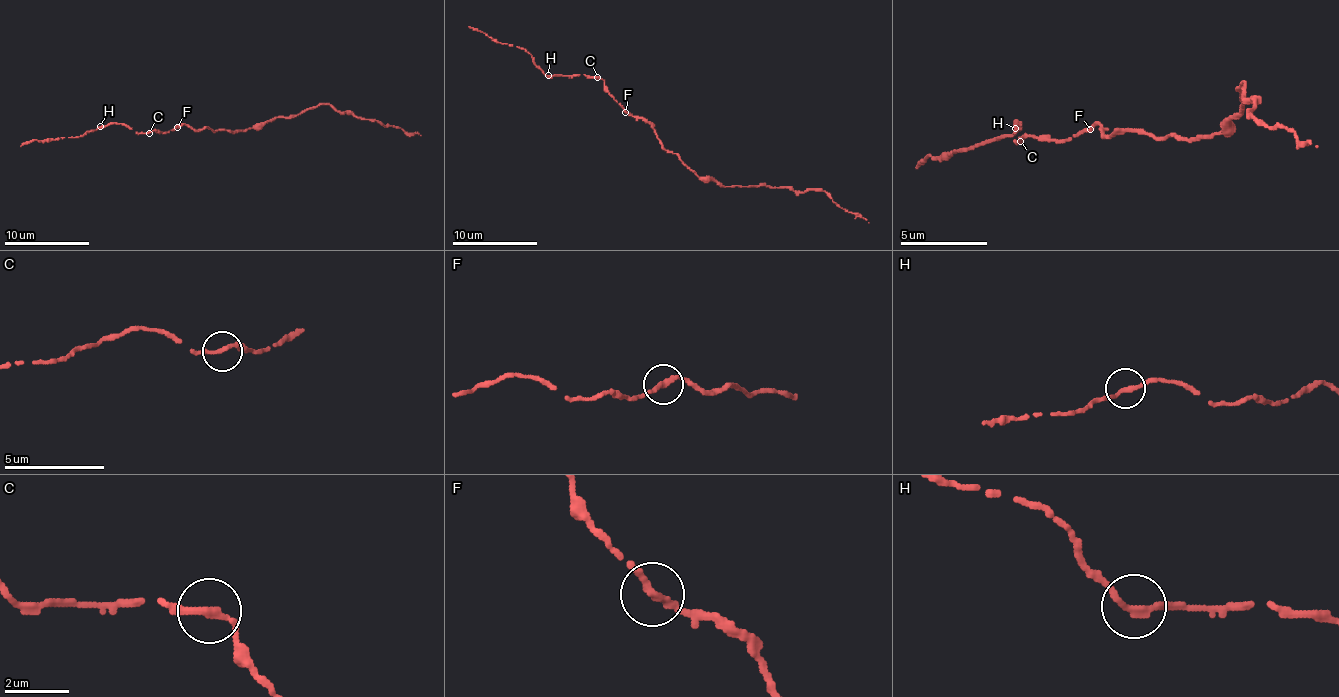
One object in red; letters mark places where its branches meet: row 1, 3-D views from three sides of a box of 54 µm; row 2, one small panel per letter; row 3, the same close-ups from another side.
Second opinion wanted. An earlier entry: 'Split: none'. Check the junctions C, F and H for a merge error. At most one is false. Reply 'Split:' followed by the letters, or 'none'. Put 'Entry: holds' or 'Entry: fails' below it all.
Split: none
Entry: holds

